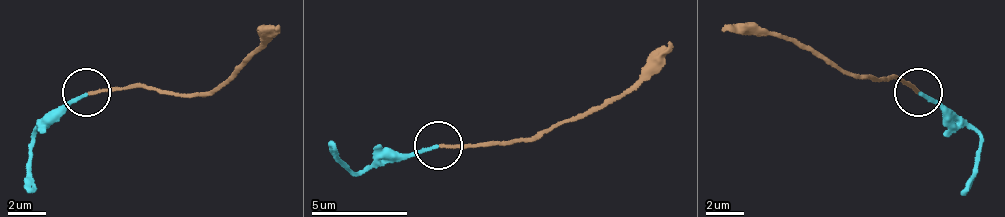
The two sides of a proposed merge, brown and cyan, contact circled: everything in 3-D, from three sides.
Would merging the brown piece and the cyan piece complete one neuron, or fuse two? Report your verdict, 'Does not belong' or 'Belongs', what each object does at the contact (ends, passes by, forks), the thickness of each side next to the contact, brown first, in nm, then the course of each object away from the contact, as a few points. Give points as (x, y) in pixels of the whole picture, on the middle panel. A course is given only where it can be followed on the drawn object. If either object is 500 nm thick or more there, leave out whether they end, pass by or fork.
Belongs. At the ring brown ends. At the ring cyan ends. Thickness 170 nm (brown) against 170 nm. Course of brown: (441, 145), (544, 137), (628, 93), (674, 42). Course of cyan: (436, 146), (353, 172), (329, 151), (332, 139)

